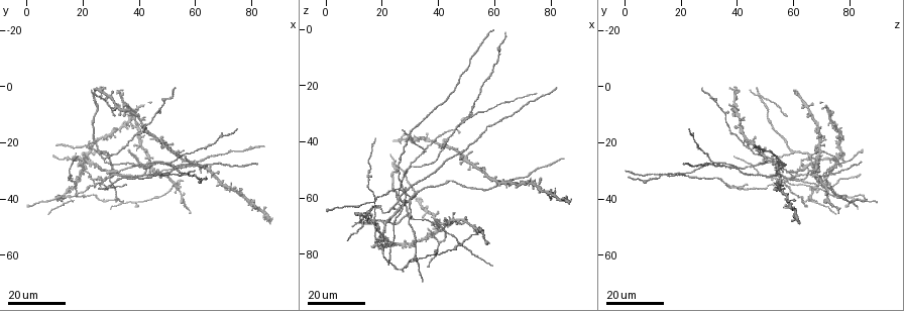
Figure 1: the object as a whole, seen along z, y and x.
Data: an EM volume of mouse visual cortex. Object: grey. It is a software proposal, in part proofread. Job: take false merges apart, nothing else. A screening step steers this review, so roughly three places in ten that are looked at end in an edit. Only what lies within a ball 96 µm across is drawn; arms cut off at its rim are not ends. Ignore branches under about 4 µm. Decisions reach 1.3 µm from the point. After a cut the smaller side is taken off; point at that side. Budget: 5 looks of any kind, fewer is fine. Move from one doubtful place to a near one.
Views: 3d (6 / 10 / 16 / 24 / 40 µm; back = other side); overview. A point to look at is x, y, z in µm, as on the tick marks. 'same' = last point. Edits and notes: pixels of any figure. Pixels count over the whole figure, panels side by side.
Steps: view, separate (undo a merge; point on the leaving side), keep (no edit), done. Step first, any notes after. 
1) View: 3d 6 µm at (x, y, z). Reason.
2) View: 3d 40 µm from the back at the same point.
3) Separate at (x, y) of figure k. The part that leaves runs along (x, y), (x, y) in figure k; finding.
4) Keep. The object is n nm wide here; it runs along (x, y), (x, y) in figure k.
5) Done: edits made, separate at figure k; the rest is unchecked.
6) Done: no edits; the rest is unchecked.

View: 3d 16 µm at (40, 27, 76). Three-way junction.

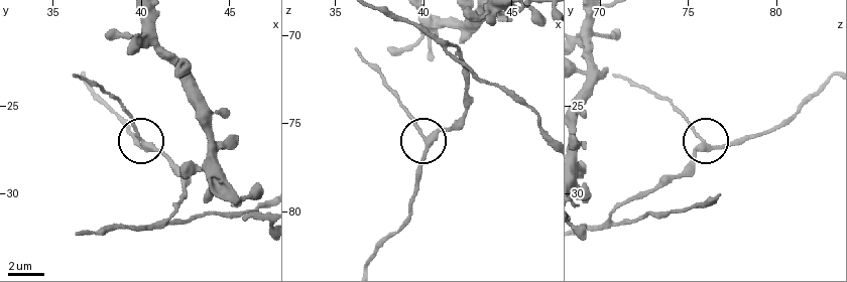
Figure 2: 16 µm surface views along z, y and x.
View: 3d 6 µm at (40.2, 27.3, 76.1). Zoom in.

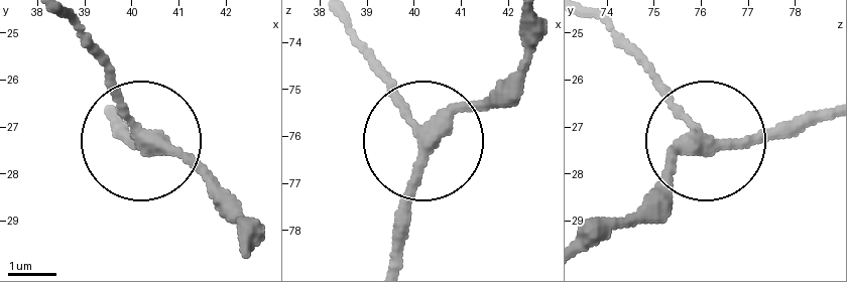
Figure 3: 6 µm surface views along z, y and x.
View: 3d 6 µm from the back at (40.25, 27.30, 76.10).

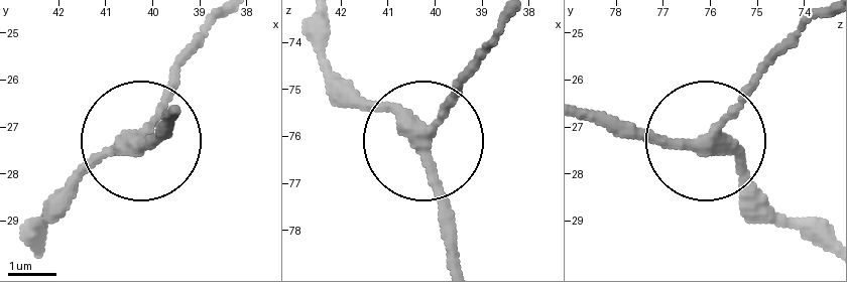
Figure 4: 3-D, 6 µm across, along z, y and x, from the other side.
Keep. The object is 260 nm wide here; it runs along (324, 23), (336, 72), (415, 135), (476, 63) in figure 4; one cell here.

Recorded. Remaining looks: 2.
View: 3d 24 µm at (17, 35, 68).

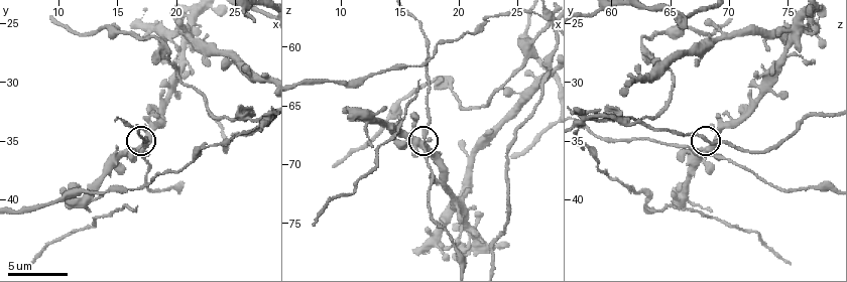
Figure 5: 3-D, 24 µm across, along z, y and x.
View: 3d 10 µm at (16.8, 35.6, 68.4).

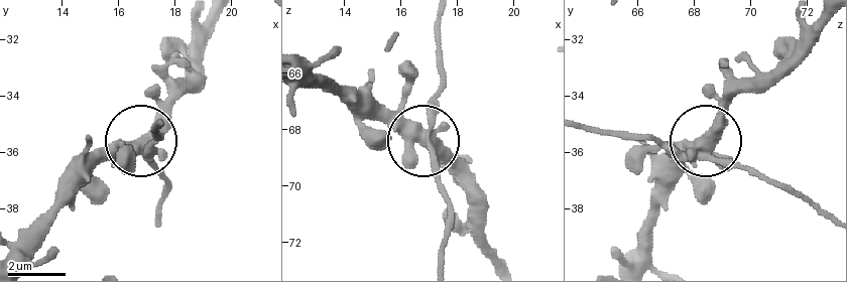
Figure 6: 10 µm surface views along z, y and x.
Keep. It runs along (161, 226), (168, 189), (140, 144), (147, 151), (161, 136) in figure 6; one cell here.

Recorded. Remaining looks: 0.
Done: no edits; the rest is unchecked.

